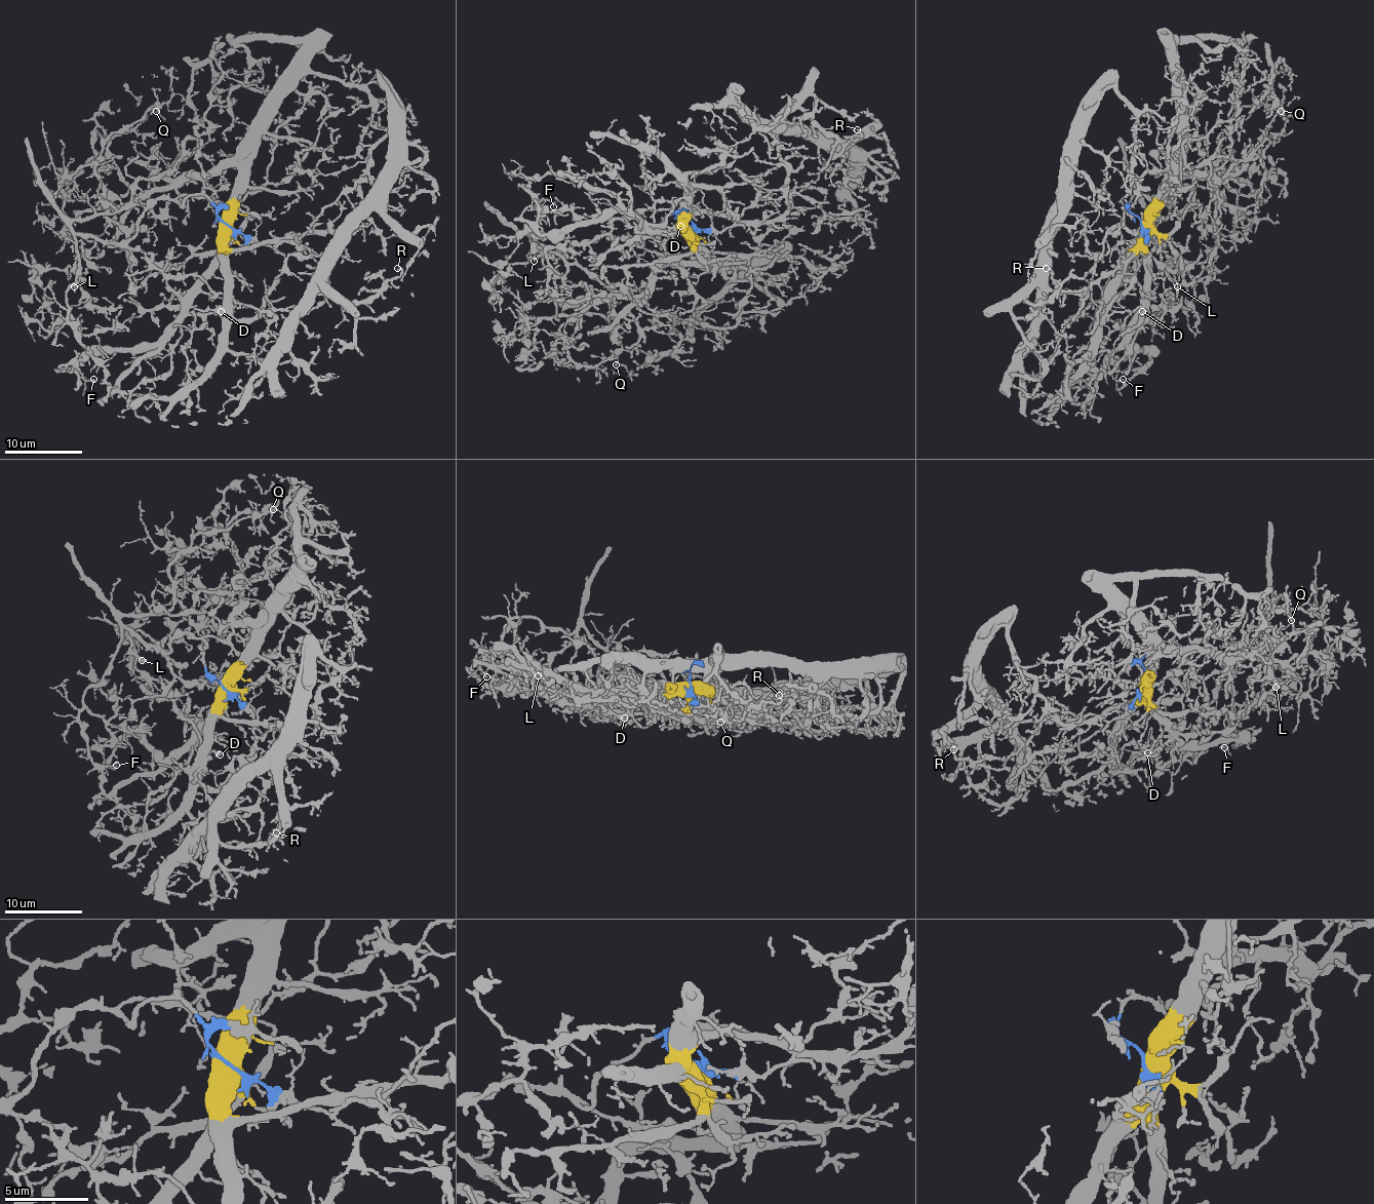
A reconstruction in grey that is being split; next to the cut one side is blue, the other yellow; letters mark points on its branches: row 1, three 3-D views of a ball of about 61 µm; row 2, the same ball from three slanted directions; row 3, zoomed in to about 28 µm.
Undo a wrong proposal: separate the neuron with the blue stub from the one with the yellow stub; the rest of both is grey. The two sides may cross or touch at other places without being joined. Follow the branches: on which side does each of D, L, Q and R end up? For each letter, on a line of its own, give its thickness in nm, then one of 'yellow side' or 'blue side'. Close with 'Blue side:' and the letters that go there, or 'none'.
D: 360 nm thick; yellow side
L: 140 nm thick; blue side
Q: 150 nm thick; blue side
R: 200 nm thick; yellow side
Blue side: L, Q

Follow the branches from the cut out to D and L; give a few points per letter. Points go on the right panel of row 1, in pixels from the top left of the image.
D: (1142, 224), (1145, 295), (1140, 312), (1144, 312), (1142, 310)
L: (1142, 224), (1128, 208), (1136, 194), (1163, 204), (1155, 198), (1149, 211), (1153, 239), (1177, 287)

